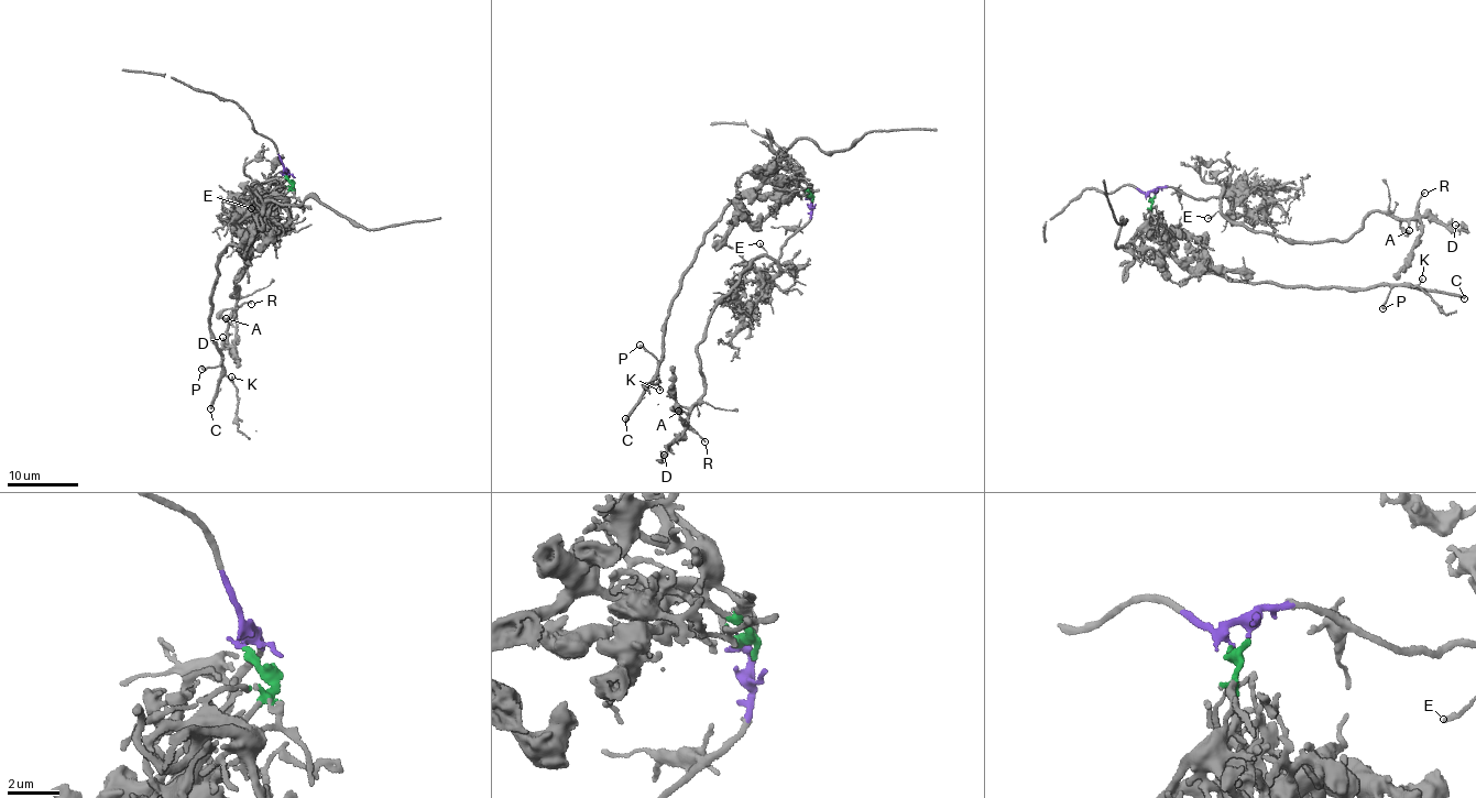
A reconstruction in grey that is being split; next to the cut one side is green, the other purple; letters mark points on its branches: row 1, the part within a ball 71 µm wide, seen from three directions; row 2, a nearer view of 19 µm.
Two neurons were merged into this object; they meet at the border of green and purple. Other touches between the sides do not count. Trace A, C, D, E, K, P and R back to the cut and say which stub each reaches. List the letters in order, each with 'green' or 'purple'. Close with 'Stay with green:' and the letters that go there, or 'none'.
A: purple
C: green
D: purple
E: purple
K: green
P: green
R: purple
Stay with green: C, K, P

